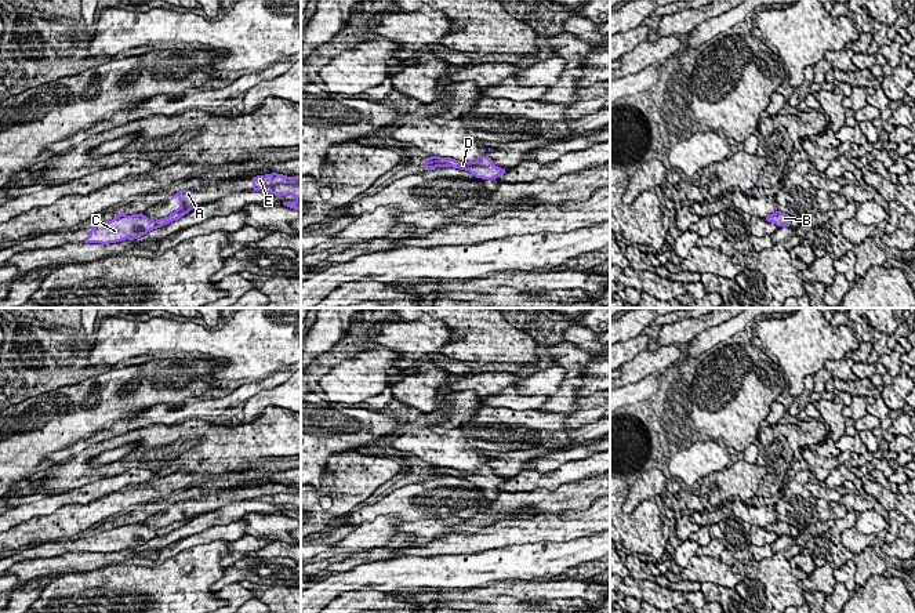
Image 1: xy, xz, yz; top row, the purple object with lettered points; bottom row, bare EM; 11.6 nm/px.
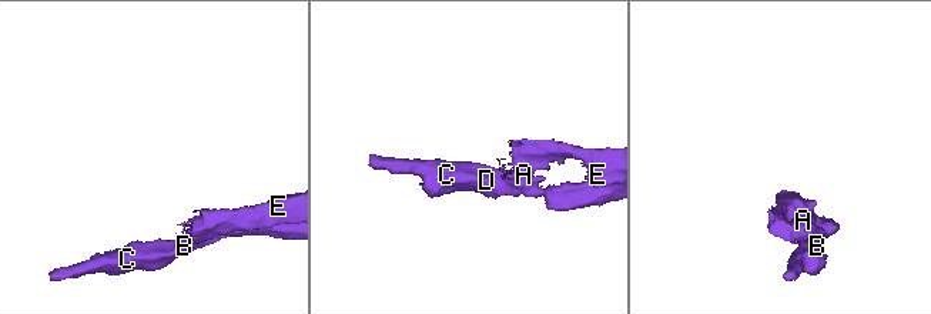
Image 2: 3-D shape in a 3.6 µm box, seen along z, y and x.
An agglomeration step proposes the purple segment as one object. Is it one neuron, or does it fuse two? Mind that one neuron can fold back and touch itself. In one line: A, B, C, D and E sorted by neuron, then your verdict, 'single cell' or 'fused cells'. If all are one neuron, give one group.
A E / B C D | fused cells

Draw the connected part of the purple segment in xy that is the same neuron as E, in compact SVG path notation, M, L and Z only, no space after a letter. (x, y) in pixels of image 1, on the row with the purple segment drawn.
M272 173L266 175L257 175L251 178L253 181L253 191L261 191L262 186L272 186L277 184L287 184L287 185L294 185L298 184L301 185L301 178L299 177L286 177L283 174Z

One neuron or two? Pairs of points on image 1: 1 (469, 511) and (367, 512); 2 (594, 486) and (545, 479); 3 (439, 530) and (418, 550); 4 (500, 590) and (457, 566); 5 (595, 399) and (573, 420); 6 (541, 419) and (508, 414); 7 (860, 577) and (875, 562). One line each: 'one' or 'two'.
1: one
2: two
3: two
4: two
5: one
6: one
7: one

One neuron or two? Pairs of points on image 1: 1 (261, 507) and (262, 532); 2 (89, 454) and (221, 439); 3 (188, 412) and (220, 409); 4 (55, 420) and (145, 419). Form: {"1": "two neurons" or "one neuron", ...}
{"1": "two neurons", "2": "one neuron", "3": "one neuron", "4": "two neurons"}

